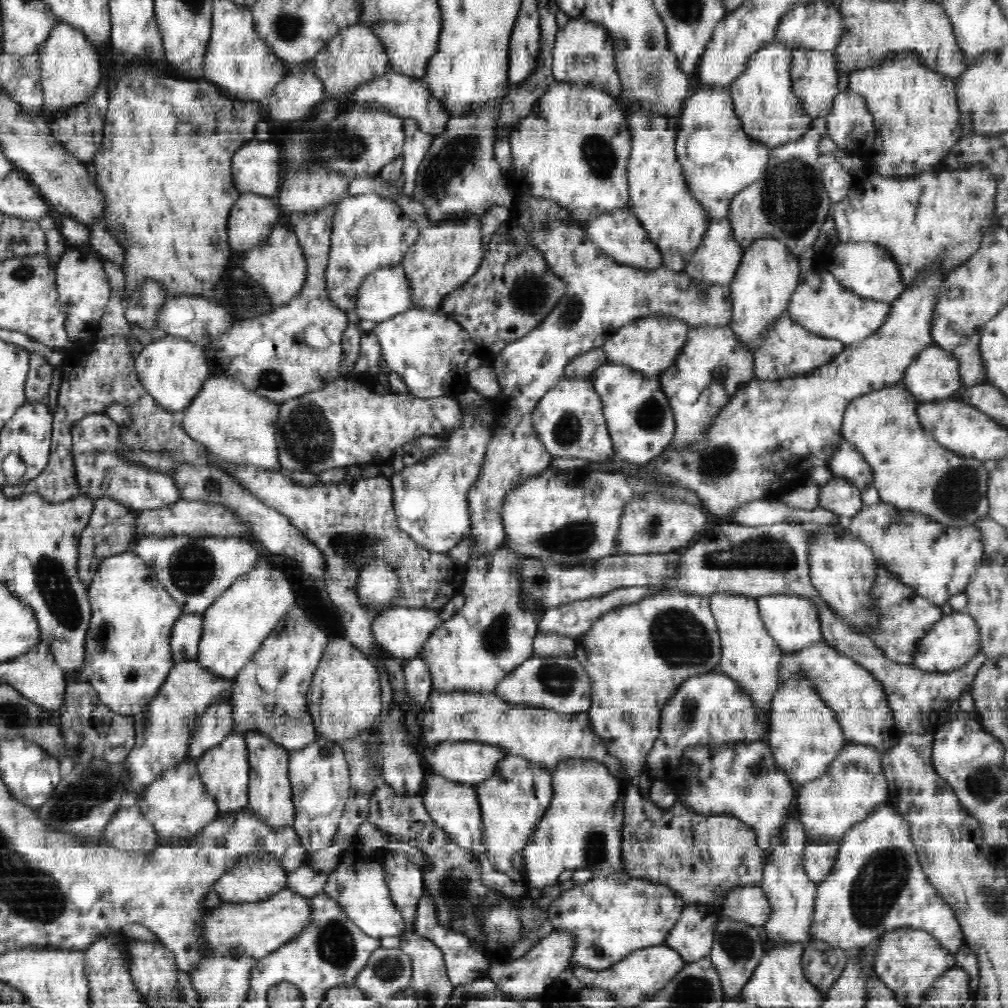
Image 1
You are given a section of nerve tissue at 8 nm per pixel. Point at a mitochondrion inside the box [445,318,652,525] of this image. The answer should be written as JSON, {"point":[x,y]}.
{"point":[567,429]}

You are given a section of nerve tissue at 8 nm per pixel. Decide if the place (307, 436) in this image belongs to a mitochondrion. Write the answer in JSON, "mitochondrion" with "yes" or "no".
{"mitochondrion":"yes"}

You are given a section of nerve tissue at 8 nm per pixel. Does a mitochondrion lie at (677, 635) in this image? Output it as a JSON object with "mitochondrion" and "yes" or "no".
{"mitochondrion":"yes"}

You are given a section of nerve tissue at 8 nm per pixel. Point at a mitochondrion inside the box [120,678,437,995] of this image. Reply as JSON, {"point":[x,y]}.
{"point":[333,943]}

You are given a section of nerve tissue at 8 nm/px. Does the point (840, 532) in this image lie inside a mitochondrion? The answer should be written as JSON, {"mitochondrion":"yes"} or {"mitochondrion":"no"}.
{"mitochondrion":"no"}

